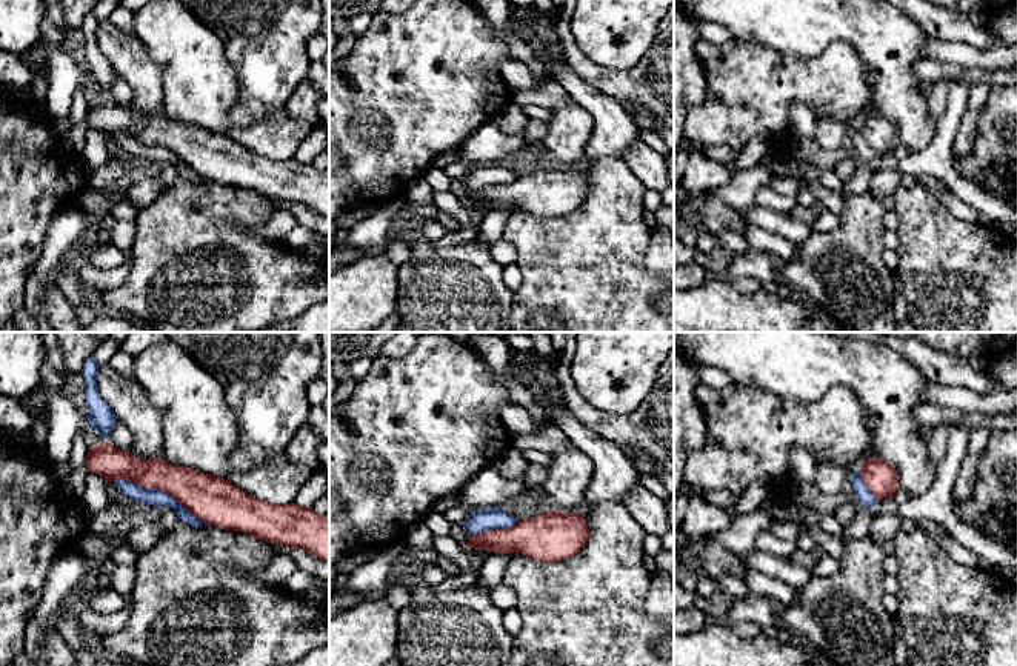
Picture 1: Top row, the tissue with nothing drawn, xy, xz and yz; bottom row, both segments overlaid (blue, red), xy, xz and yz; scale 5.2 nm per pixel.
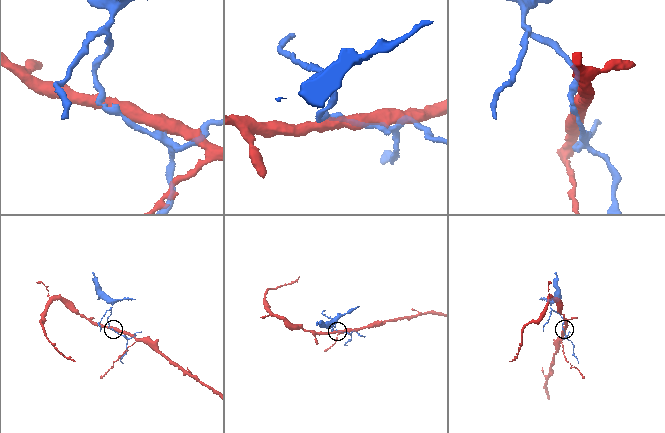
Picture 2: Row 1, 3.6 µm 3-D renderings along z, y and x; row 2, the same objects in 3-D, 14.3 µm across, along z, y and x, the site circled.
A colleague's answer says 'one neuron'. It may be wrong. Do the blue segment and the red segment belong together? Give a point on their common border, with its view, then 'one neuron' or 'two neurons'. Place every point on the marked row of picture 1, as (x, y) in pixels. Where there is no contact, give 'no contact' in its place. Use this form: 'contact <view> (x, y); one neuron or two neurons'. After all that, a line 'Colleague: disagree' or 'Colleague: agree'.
contact xy (157, 489); two neurons
Colleague: disagree

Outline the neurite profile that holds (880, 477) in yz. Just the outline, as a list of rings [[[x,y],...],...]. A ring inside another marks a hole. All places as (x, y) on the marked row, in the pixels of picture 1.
[[[868,458],[859,471],[866,488],[877,500],[891,497],[899,489],[895,469],[882,458]]]

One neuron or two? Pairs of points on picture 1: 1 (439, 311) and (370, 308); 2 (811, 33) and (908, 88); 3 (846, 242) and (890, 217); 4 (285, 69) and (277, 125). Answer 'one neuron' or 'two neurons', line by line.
1: two neurons
2: one neuron
3: two neurons
4: two neurons

